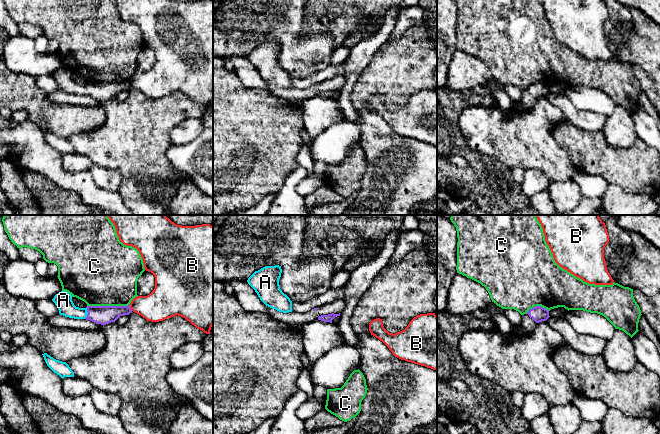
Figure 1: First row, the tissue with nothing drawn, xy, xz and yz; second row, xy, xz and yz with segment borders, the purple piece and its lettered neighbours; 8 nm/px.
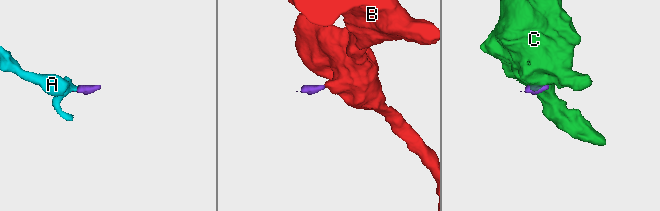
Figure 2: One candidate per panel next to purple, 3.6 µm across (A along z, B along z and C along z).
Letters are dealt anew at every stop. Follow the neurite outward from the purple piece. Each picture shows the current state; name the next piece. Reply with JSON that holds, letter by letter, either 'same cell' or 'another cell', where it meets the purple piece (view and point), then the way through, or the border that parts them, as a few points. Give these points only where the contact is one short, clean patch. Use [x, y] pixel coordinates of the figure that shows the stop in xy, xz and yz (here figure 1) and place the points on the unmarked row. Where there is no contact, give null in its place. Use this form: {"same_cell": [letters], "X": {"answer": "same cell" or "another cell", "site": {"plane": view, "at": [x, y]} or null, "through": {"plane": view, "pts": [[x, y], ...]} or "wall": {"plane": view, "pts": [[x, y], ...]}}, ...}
{"same_cell": ["A"], "A": {"answer": "same cell", "site": {"plane": "xy", "at": [88, 89]}, "through": {"plane": "xy", "pts": [[103, 91], [88, 89], [76, 89], [63, 76]]}}, "B": {"answer": "another cell", "site": {"plane": "xy", "at": [130, 84]}, "wall": {"plane": "xy", "pts": [[129, 81], [132, 86]]}}, "C": {"answer": "another cell", "site": {"plane": "xy", "at": [108, 82]}, "wall": {"plane": "xy", "pts": [[129, 80], [87, 82]]}}}

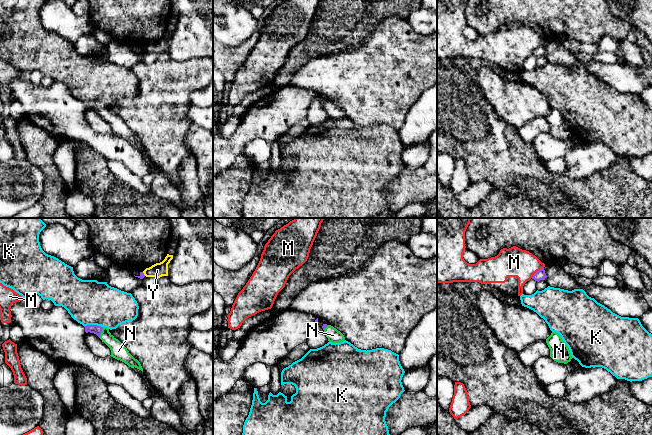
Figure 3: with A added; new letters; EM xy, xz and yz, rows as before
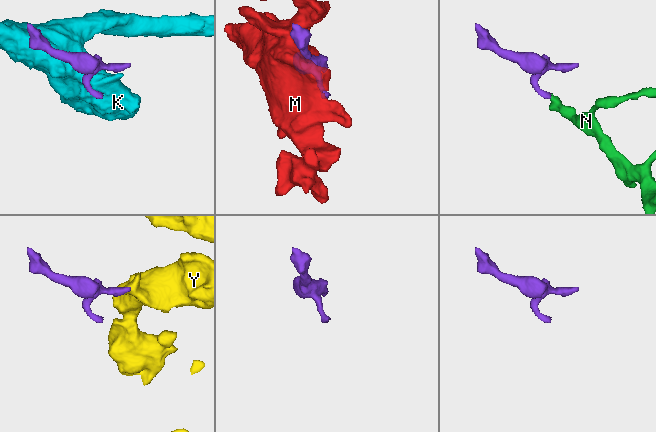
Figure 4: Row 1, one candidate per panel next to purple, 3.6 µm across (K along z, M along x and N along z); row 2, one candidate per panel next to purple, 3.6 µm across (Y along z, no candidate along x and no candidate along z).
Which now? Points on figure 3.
{"same_cell": ["N"], "K": {"answer": "another cell", "site": {"plane": "xy", "at": [93, 101]}}, "M": {"answer": "another cell", "site": {"plane": "yz", "at": [537, 47]}}, "N": {"answer": "same cell", "site": {"plane": "xy", "at": [101, 107]}, "through": {"plane": "xy", "pts": [[95, 105], [101, 107], [118, 127]]}}, "Y": {"answer": "another cell", "site": {"plane": "xy", "at": [143, 50]}, "wall": {"plane": "xy", "pts": [[142, 48], [145, 51]]}}}

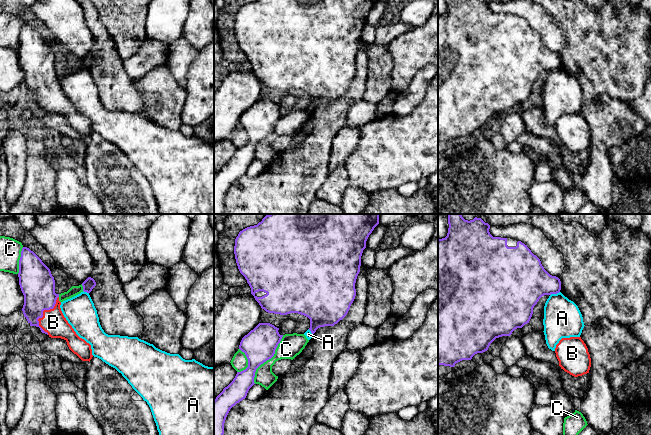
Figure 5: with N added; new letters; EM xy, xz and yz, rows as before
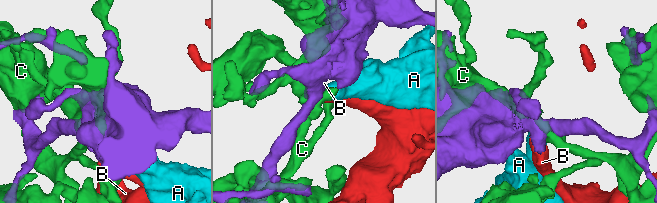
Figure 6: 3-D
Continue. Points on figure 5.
{"same_cell": ["B"], "A": {"answer": "another cell", "site": {"plane": "yz", "at": [554, 69]}, "wall": {"plane": "yz", "pts": [[559, 67], [550, 71]]}}, "B": {"answer": "same cell", "site": {"plane": "xy", "at": [42, 89]}, "through": {"plane": "xy", "pts": [[37, 60], [42, 89], [53, 98]]}}, "C": {"answer": "another cell", "site": {"plane": "xz", "at": [267, 135]}}}

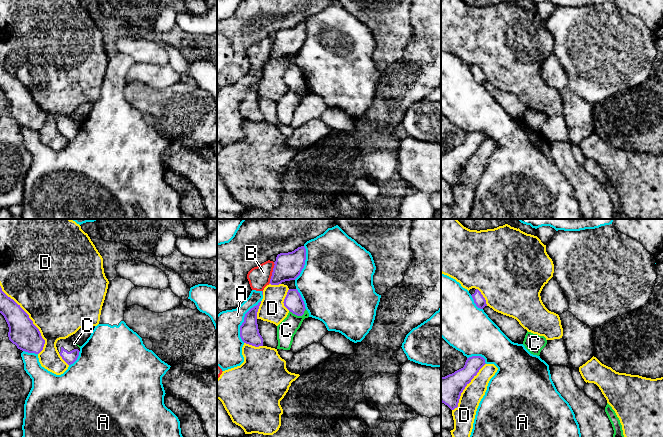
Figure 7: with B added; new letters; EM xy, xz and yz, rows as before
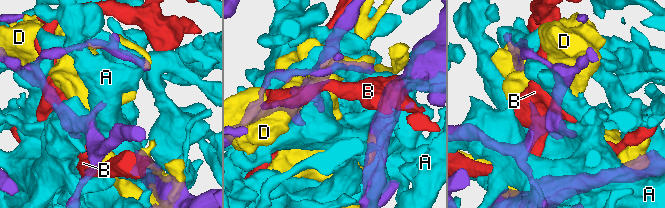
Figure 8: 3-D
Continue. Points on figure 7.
{"same_cell": [], "A": {"answer": "another cell", "site": {"plane": "xz", "at": [244, 97]}}, "B": {"answer": "another cell", "site": {"plane": "xz", "at": [272, 49]}}, "C": {"answer": "another cell", "site": {"plane": "xz", "at": [298, 91]}, "wall": {"plane": "xz", "pts": [[305, 84], [301, 91], [295, 91], [289, 86]]}}, "D": {"answer": "another cell", "site": {"plane": "xy", "at": [30, 95]}}}

